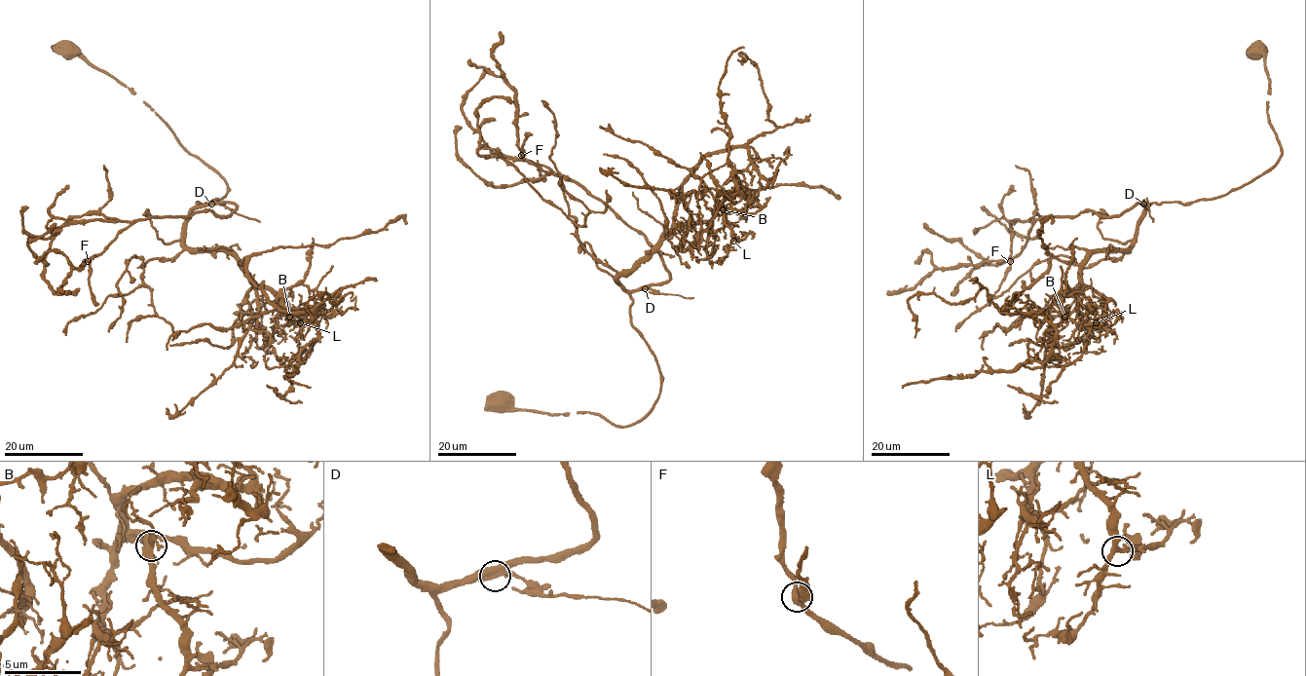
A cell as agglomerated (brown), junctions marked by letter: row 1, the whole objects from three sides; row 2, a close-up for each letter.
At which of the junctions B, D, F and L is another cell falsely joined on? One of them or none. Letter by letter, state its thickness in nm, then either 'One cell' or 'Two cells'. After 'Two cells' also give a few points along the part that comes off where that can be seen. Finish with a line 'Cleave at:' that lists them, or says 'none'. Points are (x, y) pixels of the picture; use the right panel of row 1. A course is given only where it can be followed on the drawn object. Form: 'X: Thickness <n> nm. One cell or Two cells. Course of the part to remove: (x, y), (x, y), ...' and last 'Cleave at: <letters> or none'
B: Thickness 420 nm. One cell
D: Thickness 400 nm. One cell
F: Thickness 360 nm. One cell
L: Thickness 320 nm. One cell
Cleave at: none

